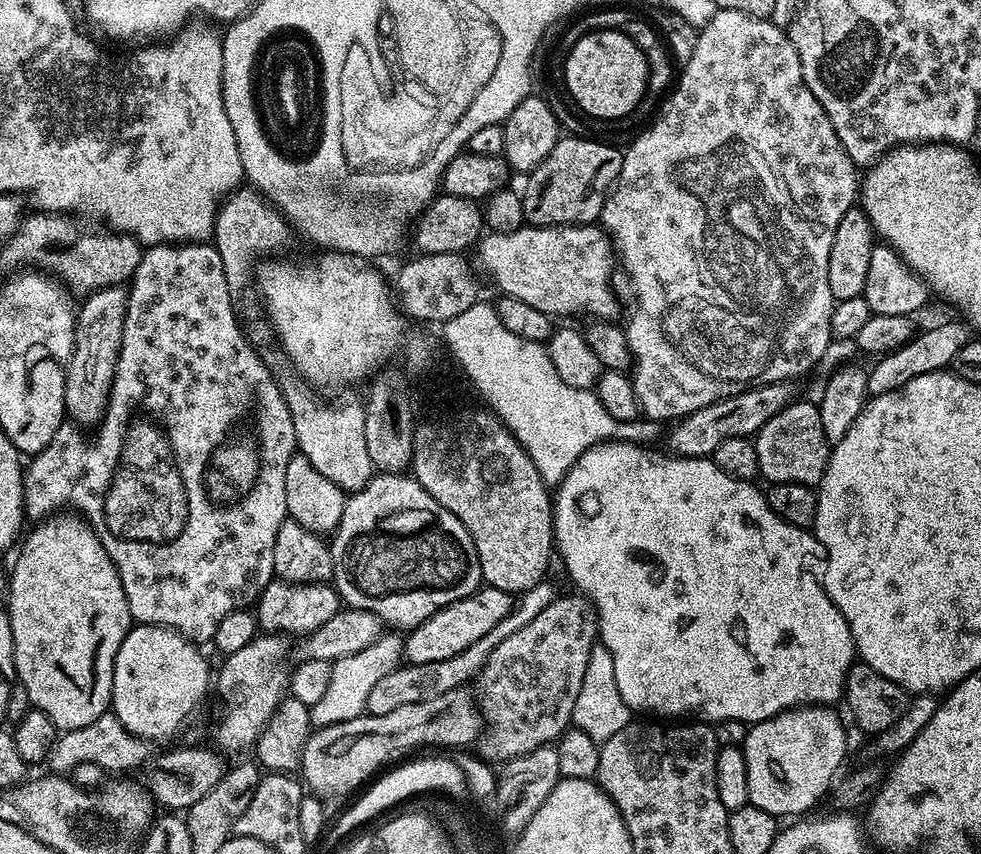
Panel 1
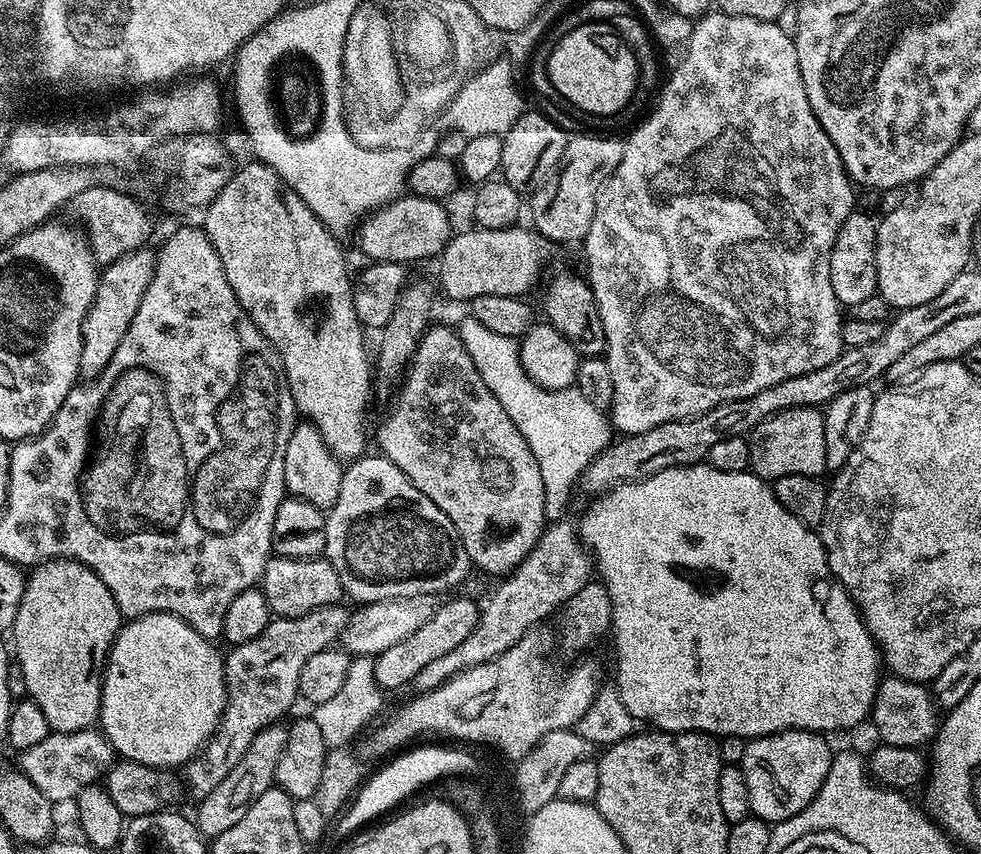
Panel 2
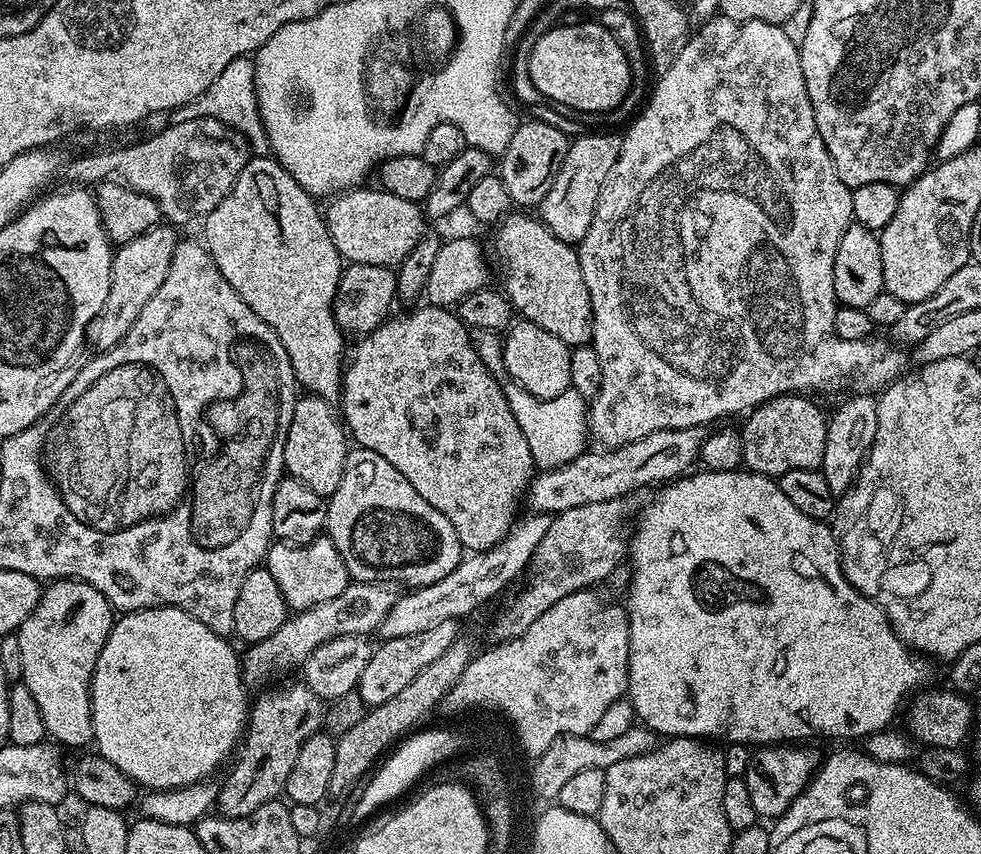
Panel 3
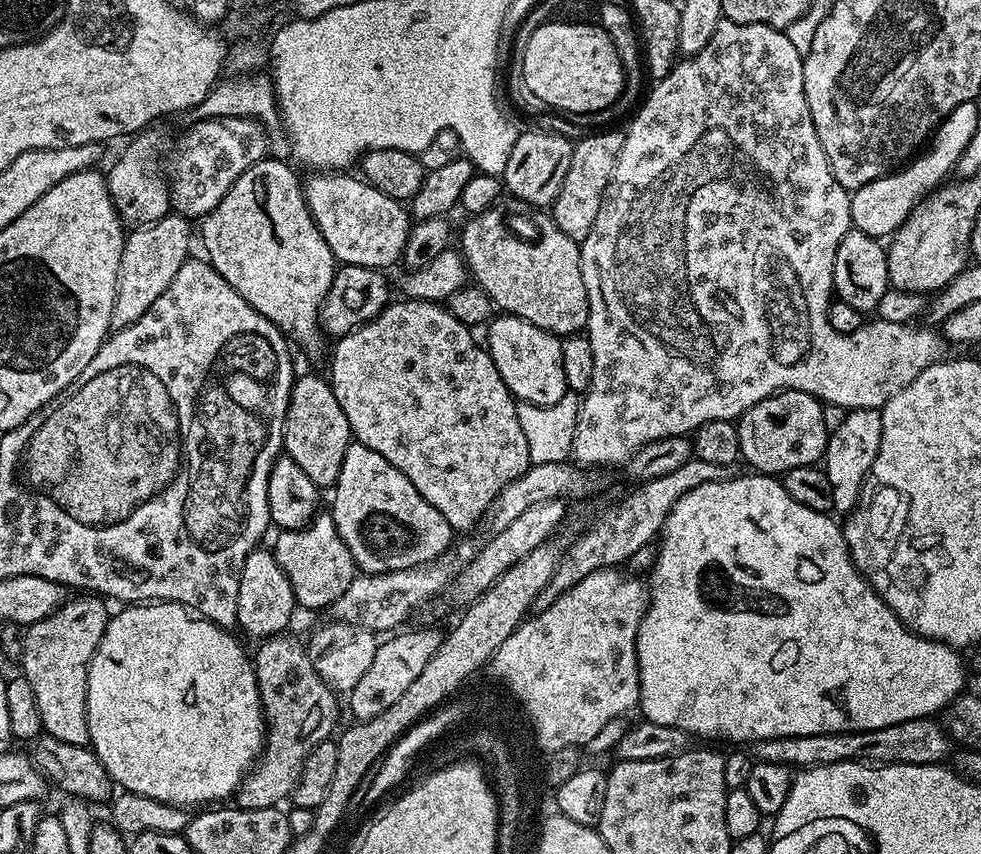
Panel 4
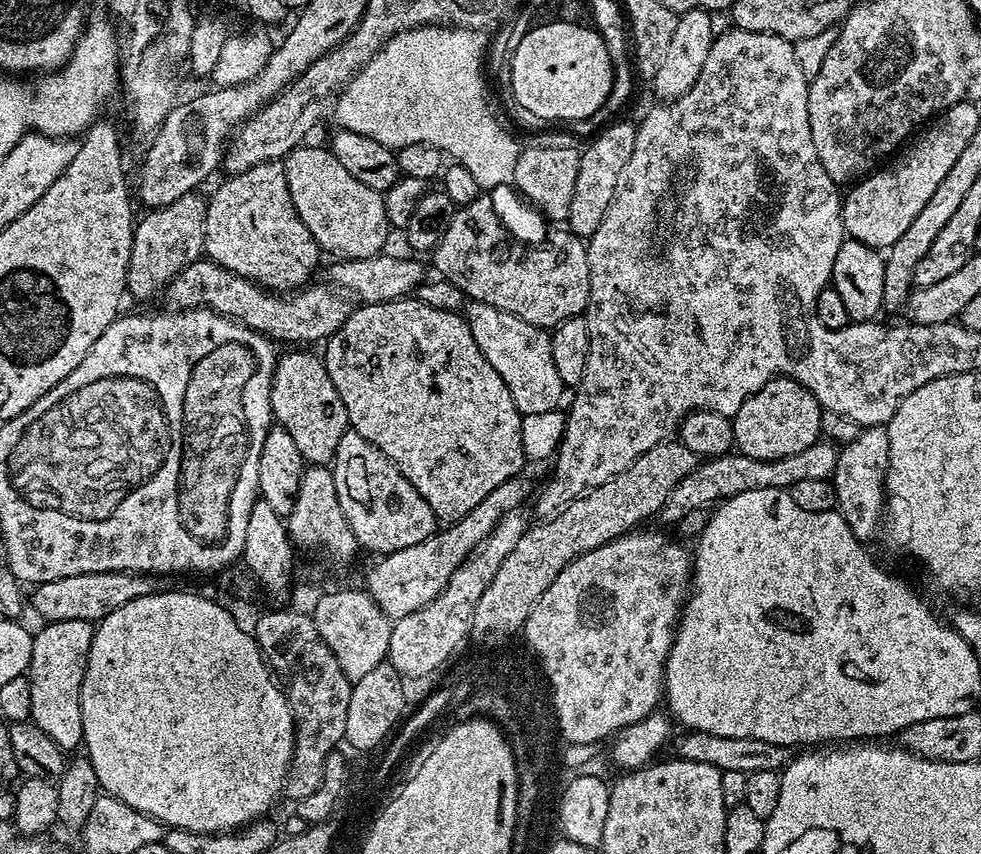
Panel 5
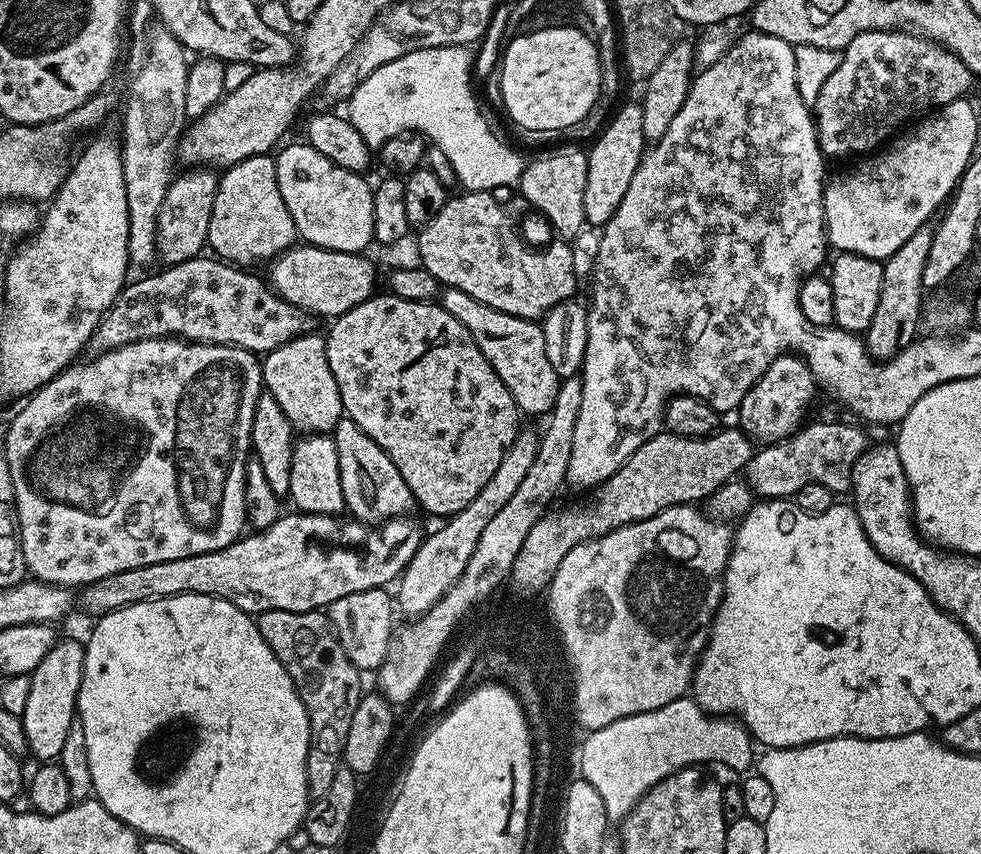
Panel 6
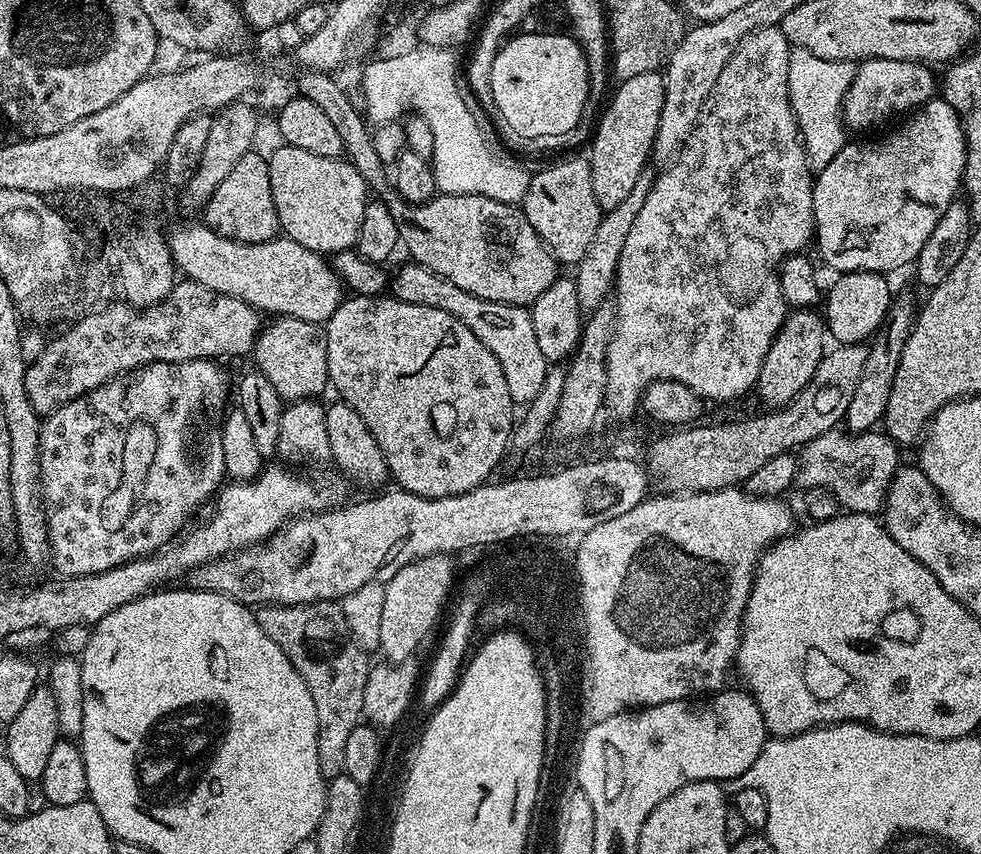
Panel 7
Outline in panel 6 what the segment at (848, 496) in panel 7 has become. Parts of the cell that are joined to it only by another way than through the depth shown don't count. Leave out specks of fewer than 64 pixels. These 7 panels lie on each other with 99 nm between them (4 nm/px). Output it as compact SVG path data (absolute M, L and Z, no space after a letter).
M824 420L821 424L808 422L801 427L800 431L786 440L768 442L757 447L746 469L746 483L751 486L757 497L769 500L795 497L796 492L802 490L802 486L810 486L811 484L826 486L833 494L847 493L852 486L854 466L869 444L870 440L864 437L863 430L855 428L852 424L835 424L832 420Z

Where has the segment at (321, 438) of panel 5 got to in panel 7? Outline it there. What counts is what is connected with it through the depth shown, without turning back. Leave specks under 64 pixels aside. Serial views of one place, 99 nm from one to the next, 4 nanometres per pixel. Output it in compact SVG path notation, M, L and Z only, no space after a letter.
M282 316L272 320L273 324L265 323L260 329L260 337L256 339L254 357L255 367L266 378L270 378L270 386L278 390L281 401L291 402L293 400L307 400L319 397L320 391L329 387L328 367L326 366L326 338L324 328L319 324L302 322L298 318Z

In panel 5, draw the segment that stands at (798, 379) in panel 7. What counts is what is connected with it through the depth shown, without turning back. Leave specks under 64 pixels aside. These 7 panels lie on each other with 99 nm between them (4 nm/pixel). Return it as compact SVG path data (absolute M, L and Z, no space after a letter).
M777 376L762 390L758 390L731 416L732 429L736 439L734 448L743 456L759 460L777 460L790 458L790 454L799 454L806 446L814 446L821 439L820 403L797 380L789 376Z

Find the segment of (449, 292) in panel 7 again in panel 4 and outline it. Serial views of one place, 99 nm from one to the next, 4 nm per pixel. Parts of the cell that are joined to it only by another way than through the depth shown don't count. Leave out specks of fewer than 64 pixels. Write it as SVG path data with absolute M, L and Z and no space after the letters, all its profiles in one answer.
M500 314L487 325L486 347L492 356L502 382L521 404L554 406L568 393L566 370L562 370L562 340L552 332L542 330L521 316Z

